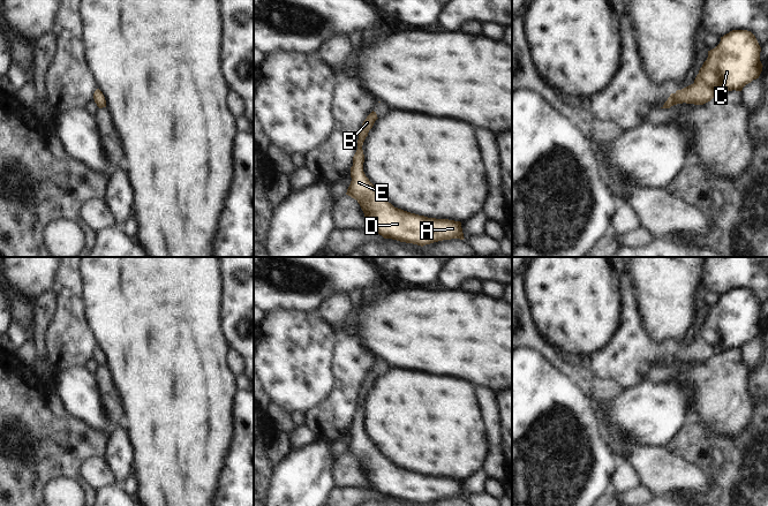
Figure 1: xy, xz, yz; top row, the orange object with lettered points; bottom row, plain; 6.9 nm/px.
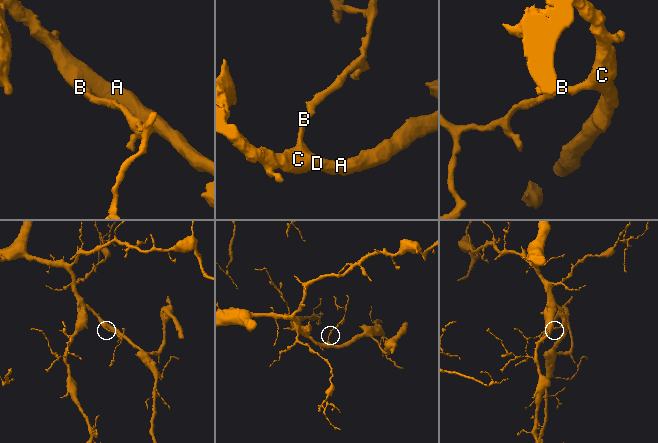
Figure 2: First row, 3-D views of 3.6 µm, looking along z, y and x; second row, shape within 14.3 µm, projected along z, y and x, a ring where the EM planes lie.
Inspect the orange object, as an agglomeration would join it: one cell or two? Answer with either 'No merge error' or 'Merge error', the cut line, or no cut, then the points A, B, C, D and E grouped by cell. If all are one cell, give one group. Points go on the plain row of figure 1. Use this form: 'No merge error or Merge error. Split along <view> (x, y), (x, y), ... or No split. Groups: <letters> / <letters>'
No merge error. No split. Groups: A B C D E

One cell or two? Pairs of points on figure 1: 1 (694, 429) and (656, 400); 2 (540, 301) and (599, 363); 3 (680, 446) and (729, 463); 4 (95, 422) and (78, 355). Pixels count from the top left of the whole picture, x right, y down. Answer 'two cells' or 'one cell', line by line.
1: two cells
2: two cells
3: one cell
4: two cells

